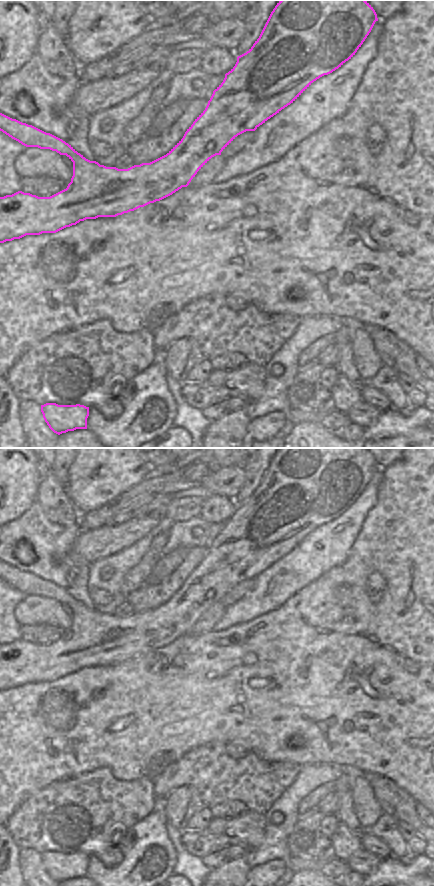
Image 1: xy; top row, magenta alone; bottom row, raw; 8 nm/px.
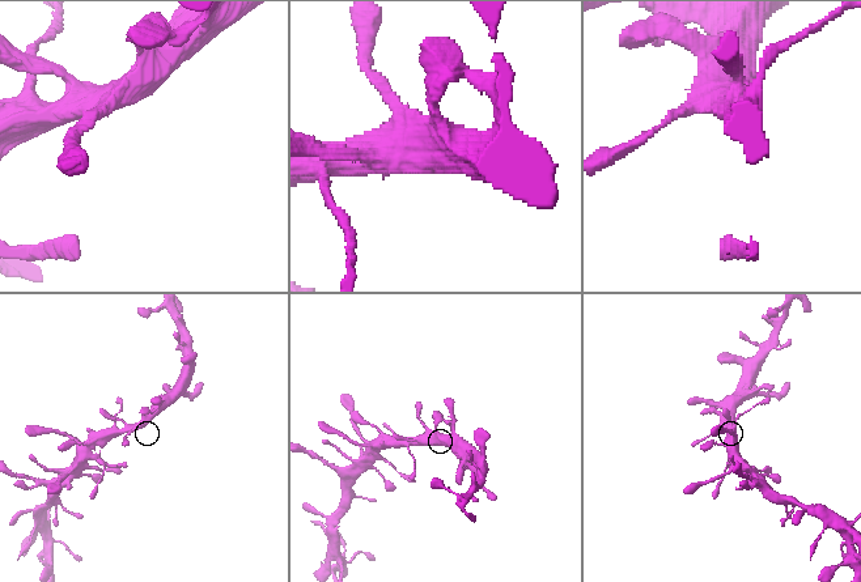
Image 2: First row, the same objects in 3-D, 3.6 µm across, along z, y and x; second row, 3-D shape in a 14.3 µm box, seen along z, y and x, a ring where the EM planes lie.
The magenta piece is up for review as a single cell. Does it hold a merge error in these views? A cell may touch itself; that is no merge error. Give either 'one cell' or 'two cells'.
one cell

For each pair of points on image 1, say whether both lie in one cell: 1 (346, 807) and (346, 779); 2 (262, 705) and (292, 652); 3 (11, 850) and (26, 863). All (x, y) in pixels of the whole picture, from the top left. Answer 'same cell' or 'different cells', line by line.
1: same cell
2: same cell
3: different cells

